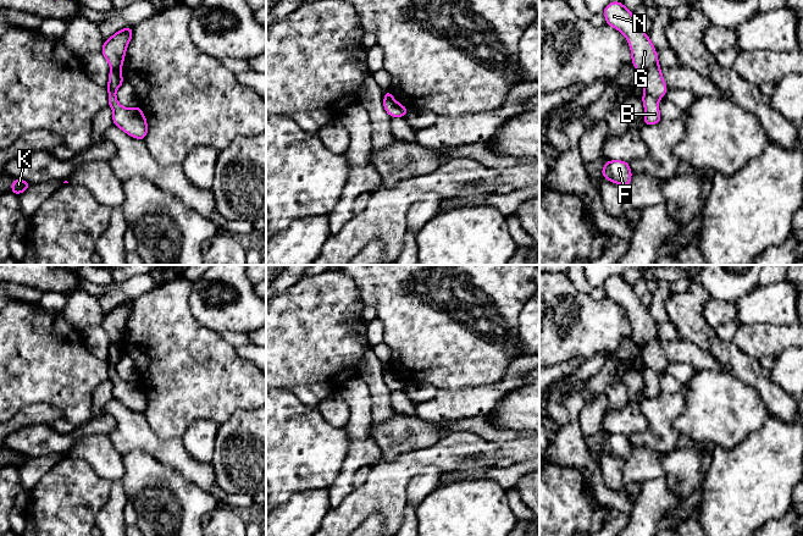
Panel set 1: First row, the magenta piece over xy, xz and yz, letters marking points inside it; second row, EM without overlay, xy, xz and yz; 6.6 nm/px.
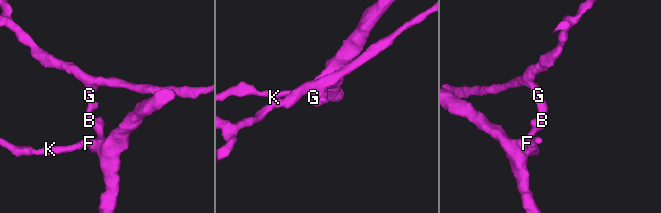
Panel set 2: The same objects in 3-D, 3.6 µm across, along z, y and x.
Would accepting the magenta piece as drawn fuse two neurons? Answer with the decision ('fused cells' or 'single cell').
fused cells

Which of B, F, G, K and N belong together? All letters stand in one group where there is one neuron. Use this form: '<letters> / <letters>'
B F K / G N

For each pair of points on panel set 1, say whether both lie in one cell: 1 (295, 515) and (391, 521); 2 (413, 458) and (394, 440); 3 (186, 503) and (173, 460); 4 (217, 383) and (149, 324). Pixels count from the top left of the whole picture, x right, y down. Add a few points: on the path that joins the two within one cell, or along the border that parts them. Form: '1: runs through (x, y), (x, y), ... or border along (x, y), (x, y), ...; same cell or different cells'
1: border along (331, 509), (320, 523); different cells
2: border along (435, 442), (381, 462); different cells
3: border along (153, 457), (167, 464), (201, 488); different cells
4: runs through (200, 375), (166, 341); same cell

